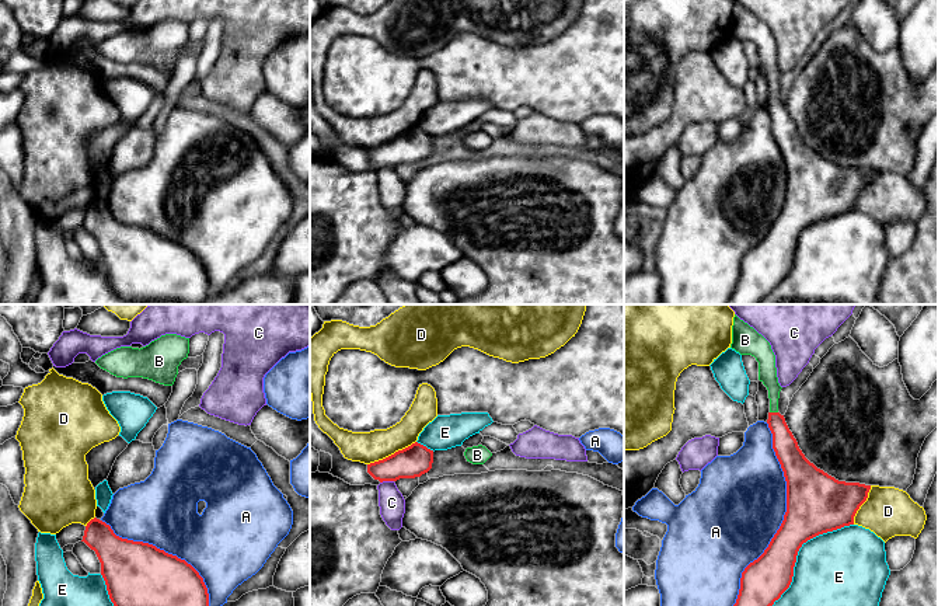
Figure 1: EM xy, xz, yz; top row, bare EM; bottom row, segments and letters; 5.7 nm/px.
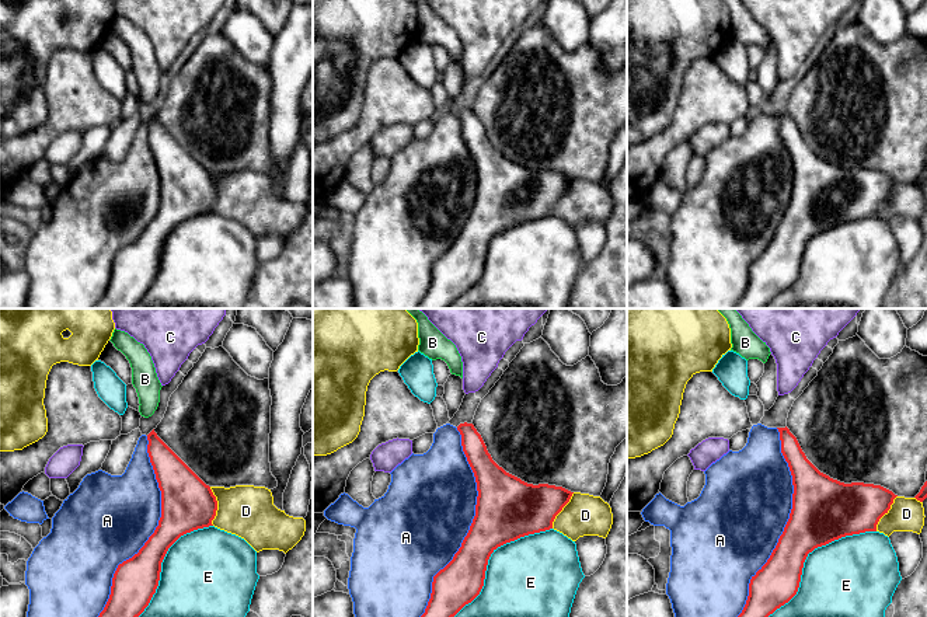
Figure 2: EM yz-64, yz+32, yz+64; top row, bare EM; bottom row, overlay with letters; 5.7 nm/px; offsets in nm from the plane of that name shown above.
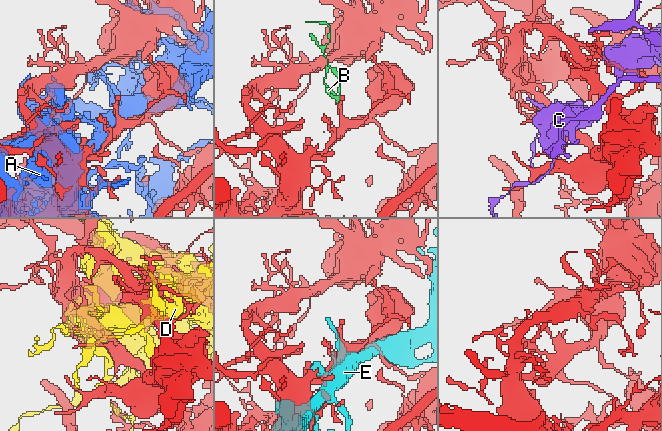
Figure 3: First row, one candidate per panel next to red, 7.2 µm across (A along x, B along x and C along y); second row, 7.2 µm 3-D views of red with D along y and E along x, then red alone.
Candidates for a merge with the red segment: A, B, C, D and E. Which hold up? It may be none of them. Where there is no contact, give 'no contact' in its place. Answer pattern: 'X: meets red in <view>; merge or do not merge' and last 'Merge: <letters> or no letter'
A: meets red in yz; do not merge
B: meets red in yz; merge
C: meets red in xz; do not merge
D: meets red in xz; do not merge
E: meets red in yz; do not merge
Merge: B

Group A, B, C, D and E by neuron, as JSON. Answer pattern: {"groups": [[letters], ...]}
{"groups": [["A"], ["B"], ["C"], ["D"], ["E"]]}

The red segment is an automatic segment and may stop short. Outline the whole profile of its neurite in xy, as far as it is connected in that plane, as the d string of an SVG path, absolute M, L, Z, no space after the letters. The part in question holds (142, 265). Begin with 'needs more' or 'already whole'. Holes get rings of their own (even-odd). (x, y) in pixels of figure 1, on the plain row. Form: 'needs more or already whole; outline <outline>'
already whole; outline M97 203L87 209L81 227L95 237L109 285L122 299L200 304L209 296L203 264L185 245L122 224Z

